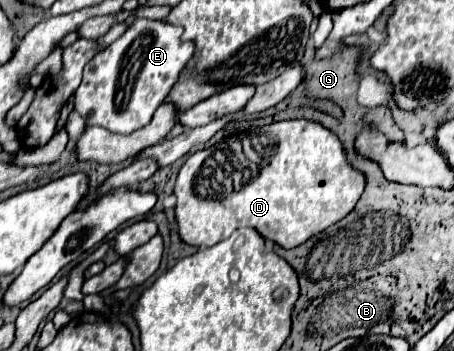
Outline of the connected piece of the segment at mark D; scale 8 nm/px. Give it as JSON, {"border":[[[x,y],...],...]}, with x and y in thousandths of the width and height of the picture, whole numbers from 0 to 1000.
{"border":[[[626,342],[626,348],[604,348],[595,353],[590,365],[595,376],[595,393],[604,399],[604,416],[608,416],[608,433],[604,433],[604,450],[590,456],[590,467],[559,467],[551,456],[542,456],[542,444],[533,439],[533,416],[529,416],[529,399],[515,399],[515,393],[493,393],[485,399],[480,410],[467,410],[463,422],[449,422],[449,427],[436,427],[427,433],[410,462],[405,473],[396,479],[392,490],[392,507],[388,507],[388,530],[383,530],[383,553],[392,564],[388,575],[388,632],[392,632],[392,667],[401,678],[401,689],[419,695],[419,701],[471,701],[476,689],[485,684],[498,684],[515,655],[524,650],[559,650],[581,684],[595,684],[621,707],[652,707],[661,701],[665,689],[674,689],[678,678],[687,678],[692,667],[718,655],[722,644],[740,638],[744,627],[753,627],[758,615],[767,615],[775,604],[775,593],[784,587],[793,553],[802,547],[802,501],[784,484],[775,484],[775,473],[762,462],[762,439],[753,427],[753,405],[740,393],[740,382],[731,382],[727,370],[718,370],[714,359],[705,359],[700,348],[683,348],[683,342]]]}

